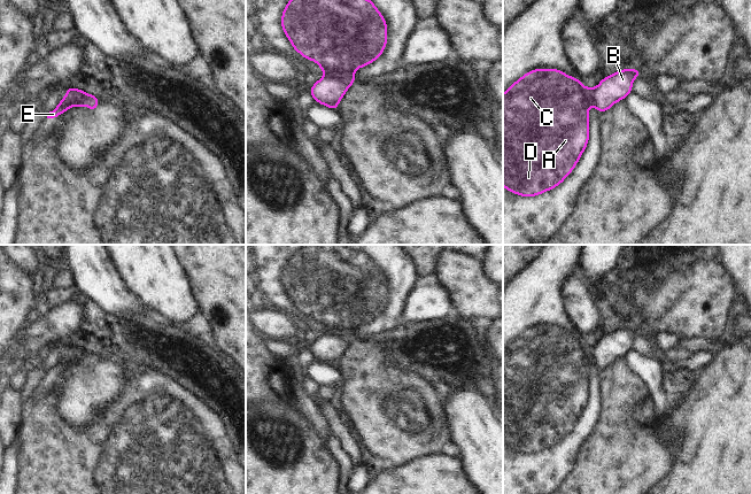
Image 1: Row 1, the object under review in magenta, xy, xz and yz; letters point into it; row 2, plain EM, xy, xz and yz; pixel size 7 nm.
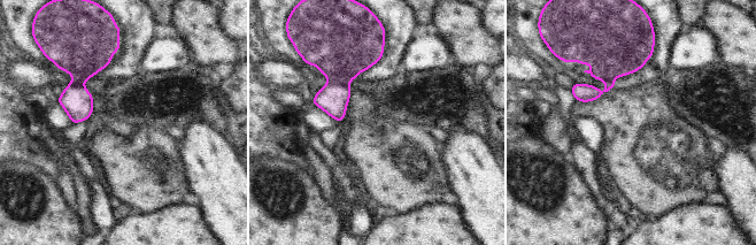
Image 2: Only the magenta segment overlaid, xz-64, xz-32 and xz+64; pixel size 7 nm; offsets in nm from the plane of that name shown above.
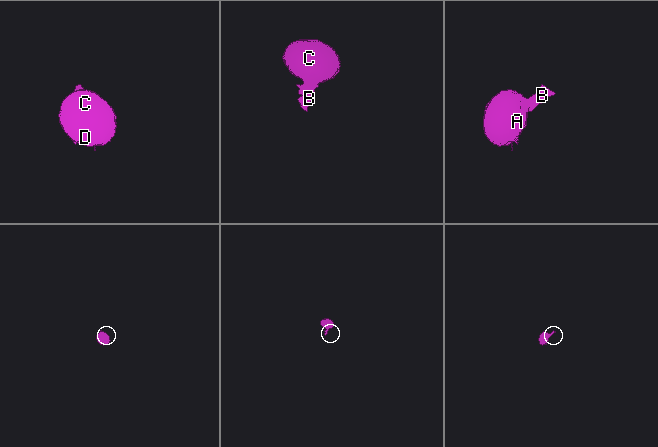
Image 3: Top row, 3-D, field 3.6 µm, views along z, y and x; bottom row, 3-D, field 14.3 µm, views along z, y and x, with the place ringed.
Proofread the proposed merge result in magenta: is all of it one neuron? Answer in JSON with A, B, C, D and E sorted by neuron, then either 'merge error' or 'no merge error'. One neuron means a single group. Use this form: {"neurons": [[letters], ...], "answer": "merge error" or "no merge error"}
{"neurons": [["A", "C", "D"], ["B", "E"]], "answer": "merge error"}

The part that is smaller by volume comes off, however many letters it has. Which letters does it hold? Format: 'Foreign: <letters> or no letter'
Foreign: B, E

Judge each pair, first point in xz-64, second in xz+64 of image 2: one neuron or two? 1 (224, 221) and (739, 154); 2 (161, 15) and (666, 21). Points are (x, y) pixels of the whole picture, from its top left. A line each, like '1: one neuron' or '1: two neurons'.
1: one neuron
2: two neurons

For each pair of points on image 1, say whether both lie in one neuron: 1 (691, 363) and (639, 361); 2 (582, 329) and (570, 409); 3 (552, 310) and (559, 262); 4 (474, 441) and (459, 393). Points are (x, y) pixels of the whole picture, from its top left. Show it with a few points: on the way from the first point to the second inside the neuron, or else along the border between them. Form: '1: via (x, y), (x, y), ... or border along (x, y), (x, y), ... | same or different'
1: border along (657, 357), (664, 372) | different
2: border along (566, 311), (579, 337) | different
3: via (552, 299), (552, 273) | same
4: via (474, 430), (466, 404) | same

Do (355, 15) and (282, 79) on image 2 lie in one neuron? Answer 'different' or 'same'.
different

